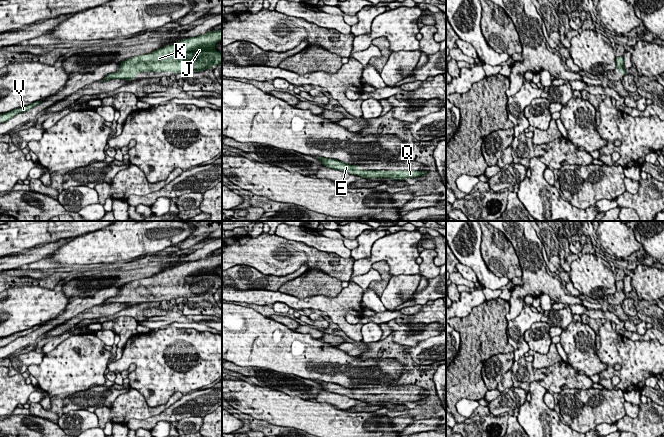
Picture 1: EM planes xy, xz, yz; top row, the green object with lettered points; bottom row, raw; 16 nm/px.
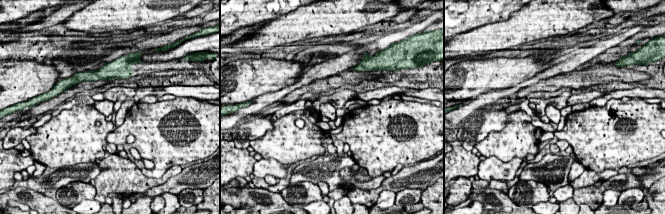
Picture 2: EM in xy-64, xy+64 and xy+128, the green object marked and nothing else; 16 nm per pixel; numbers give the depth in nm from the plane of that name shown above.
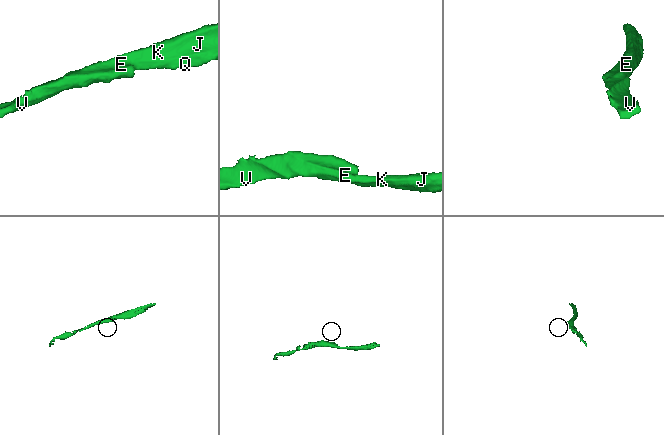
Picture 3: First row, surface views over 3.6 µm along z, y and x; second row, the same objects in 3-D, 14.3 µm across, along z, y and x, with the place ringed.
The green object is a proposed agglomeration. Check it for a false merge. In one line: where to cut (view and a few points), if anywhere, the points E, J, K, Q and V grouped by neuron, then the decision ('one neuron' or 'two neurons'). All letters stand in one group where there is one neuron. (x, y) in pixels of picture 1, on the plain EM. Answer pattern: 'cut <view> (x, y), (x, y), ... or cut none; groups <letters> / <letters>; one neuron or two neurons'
cut none; groups E J K Q V; one neuron

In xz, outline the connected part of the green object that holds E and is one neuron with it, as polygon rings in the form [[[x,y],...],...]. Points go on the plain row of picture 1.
[[[316,381],[320,384],[325,391],[329,391],[334,394],[344,395],[351,399],[357,399],[360,402],[390,402],[393,404],[404,404],[406,402],[415,402],[418,400],[425,400],[427,395],[386,395],[386,394],[358,394],[357,389],[351,389],[335,383],[327,383],[323,381]]]

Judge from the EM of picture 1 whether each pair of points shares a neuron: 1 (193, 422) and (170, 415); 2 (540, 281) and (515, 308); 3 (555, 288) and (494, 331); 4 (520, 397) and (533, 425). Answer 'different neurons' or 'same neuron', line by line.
1: different neurons
2: same neuron
3: different neurons
4: different neurons

